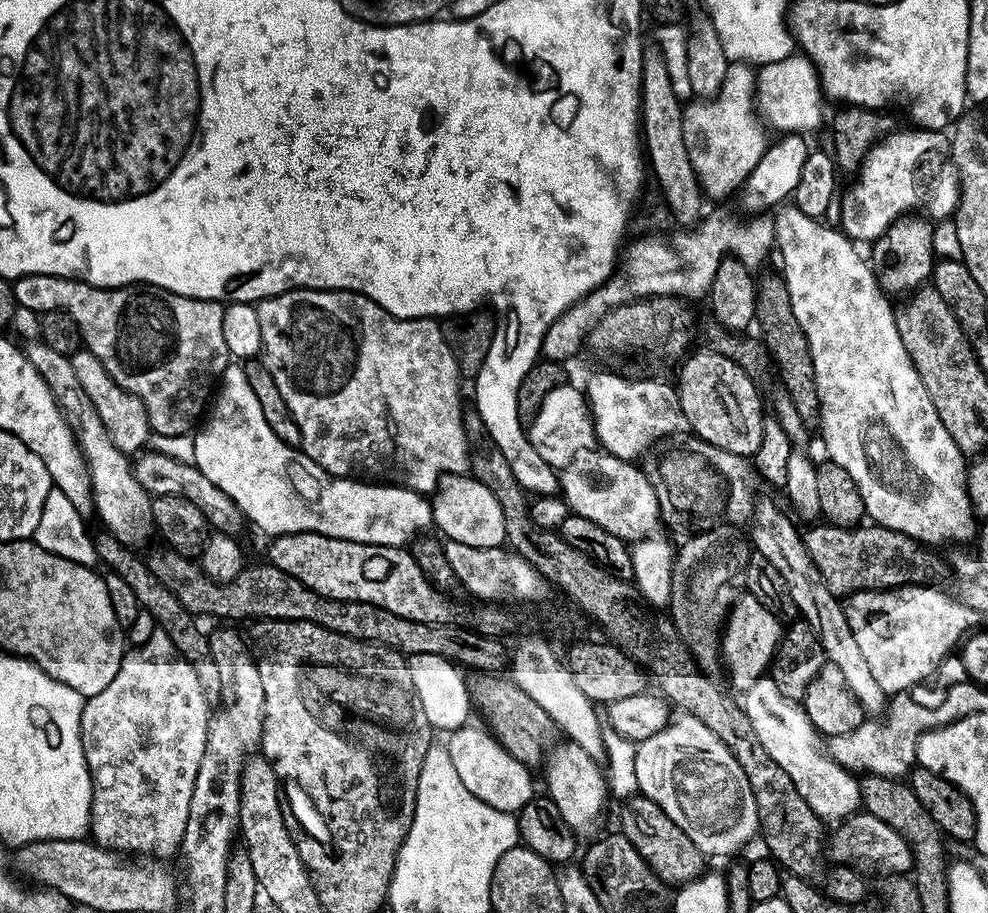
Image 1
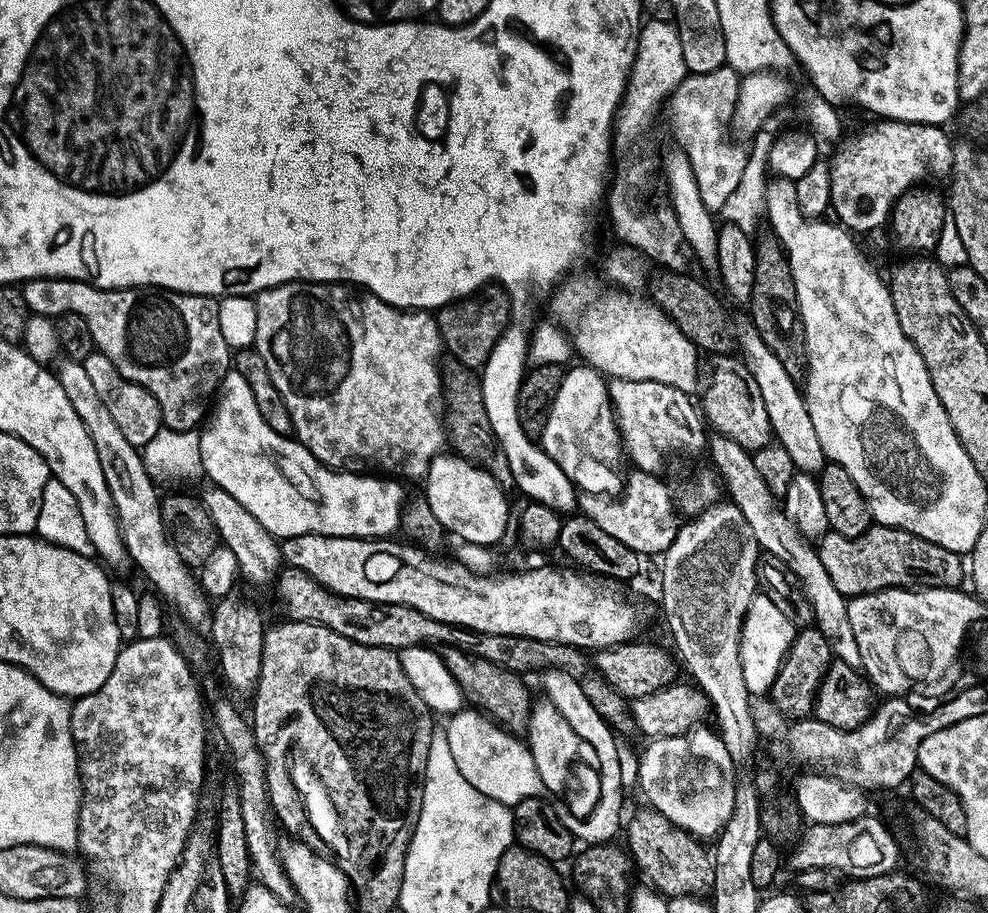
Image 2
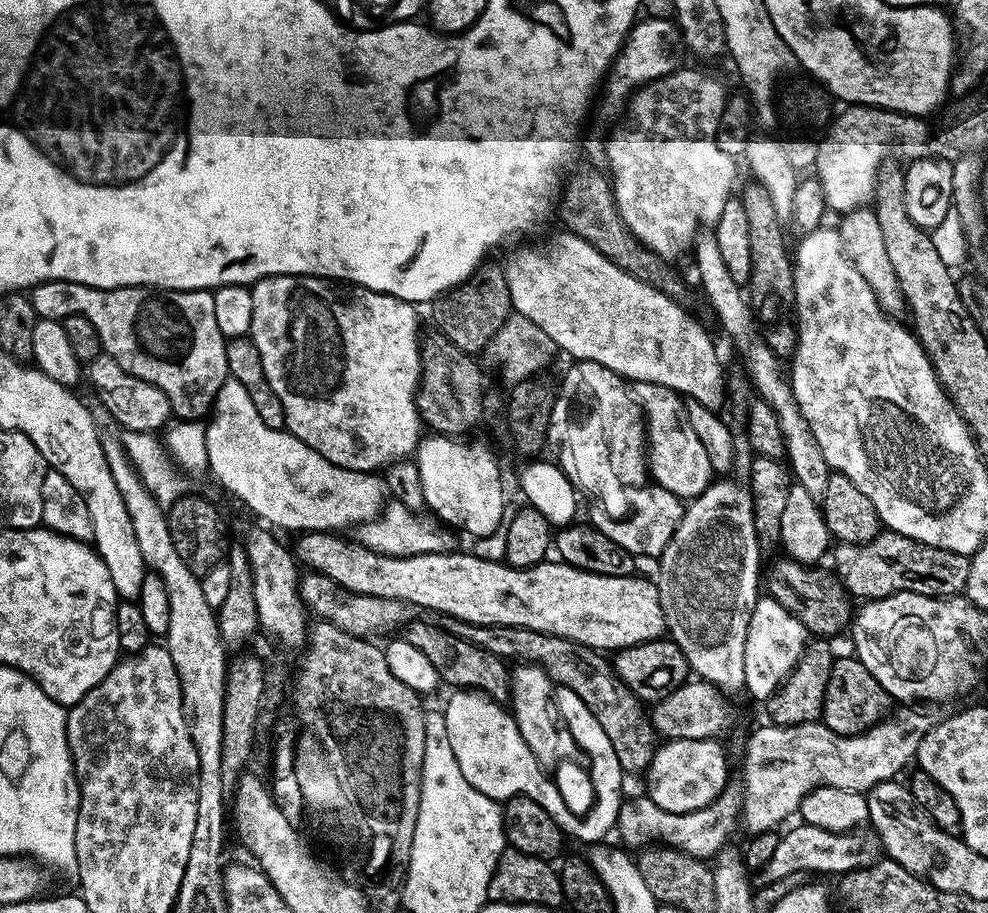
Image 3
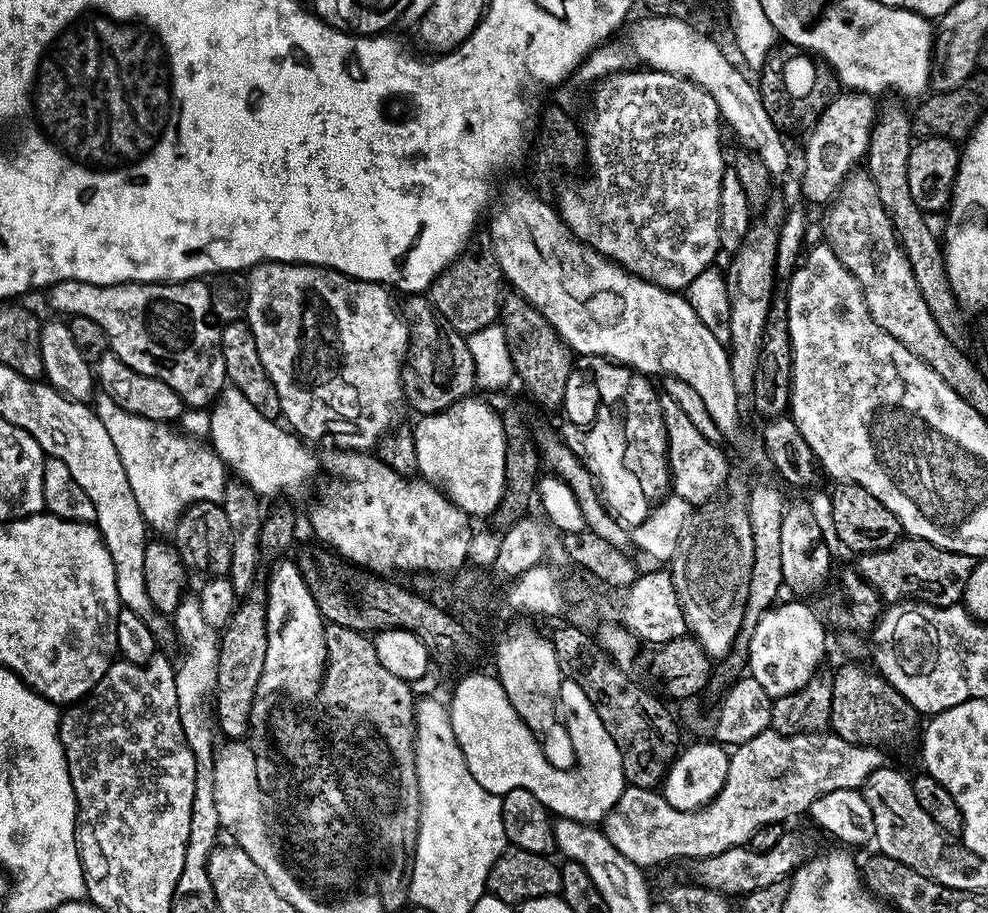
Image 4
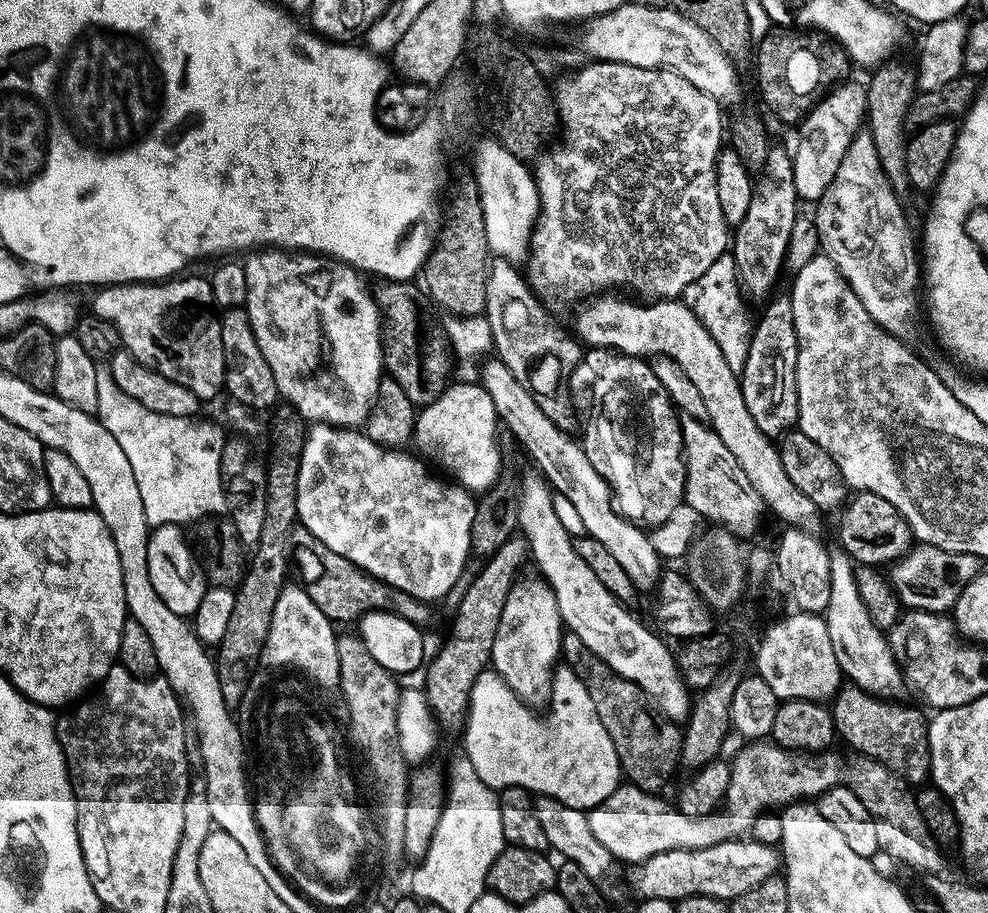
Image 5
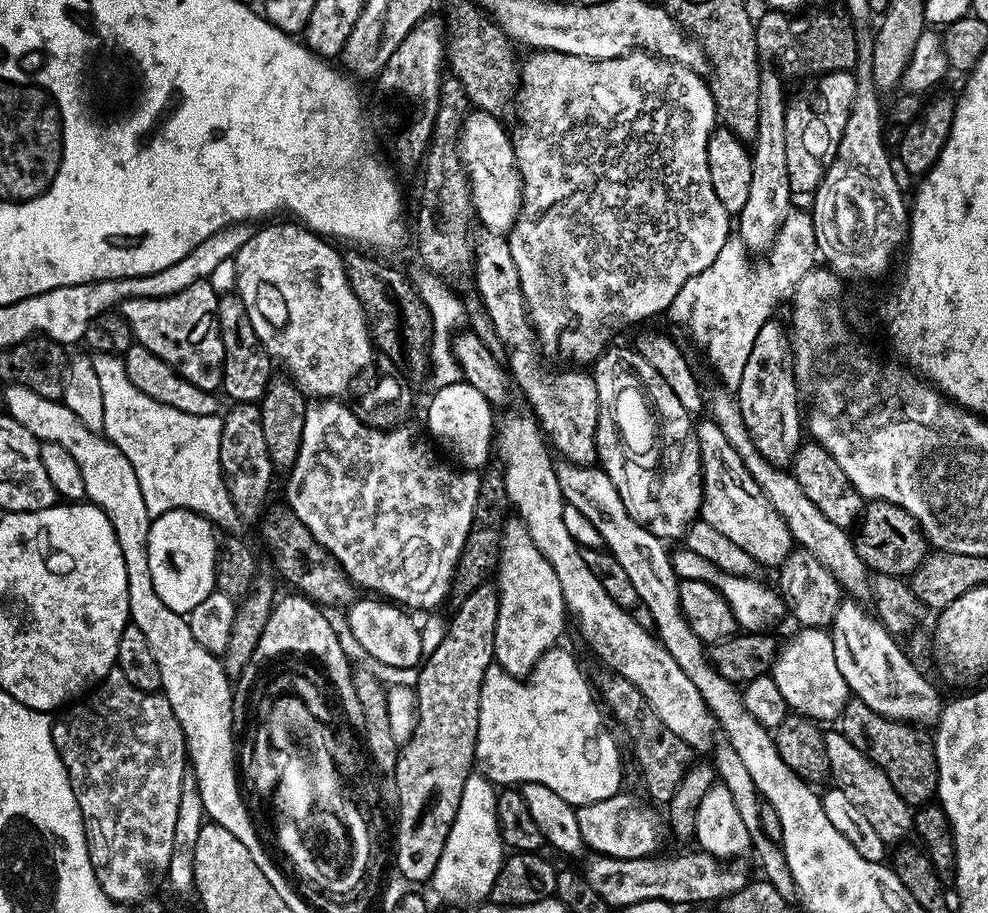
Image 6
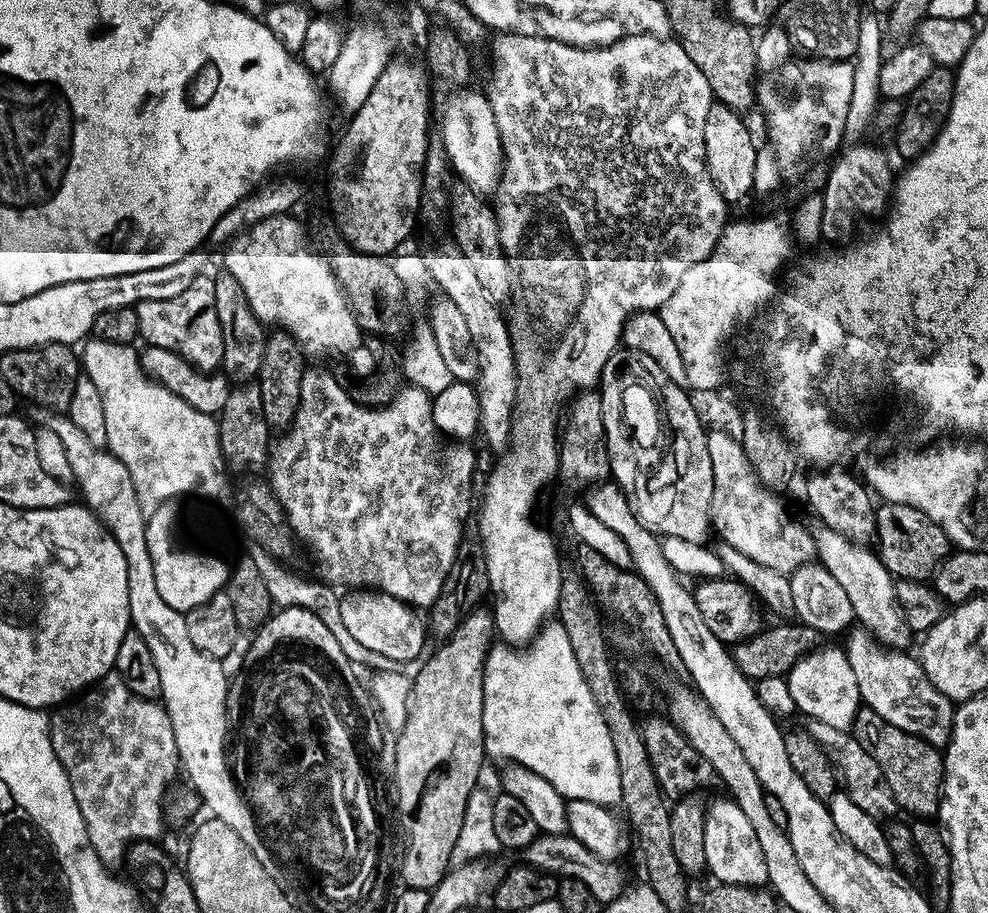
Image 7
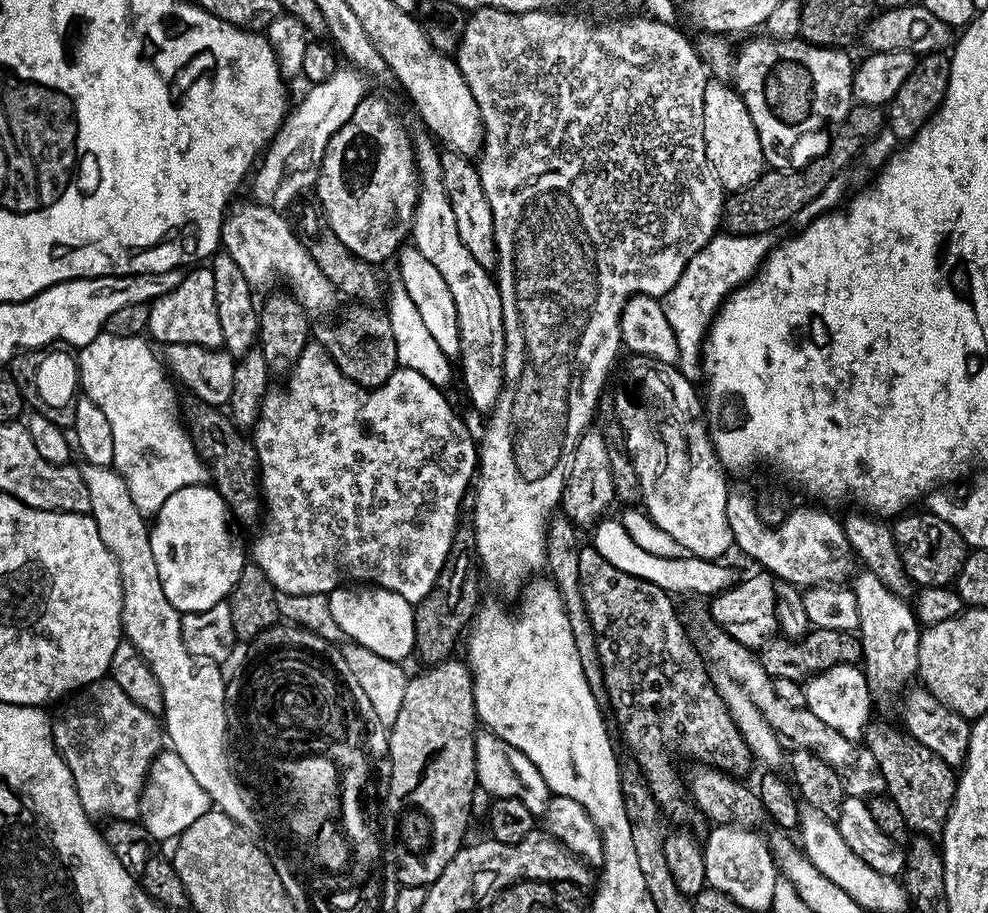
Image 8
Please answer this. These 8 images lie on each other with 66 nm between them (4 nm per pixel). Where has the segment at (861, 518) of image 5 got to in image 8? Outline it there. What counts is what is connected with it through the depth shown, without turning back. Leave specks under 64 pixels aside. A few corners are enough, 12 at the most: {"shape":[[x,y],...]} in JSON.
{"shape":[[927,510],[891,525],[916,586],[951,585],[969,554],[962,534]]}

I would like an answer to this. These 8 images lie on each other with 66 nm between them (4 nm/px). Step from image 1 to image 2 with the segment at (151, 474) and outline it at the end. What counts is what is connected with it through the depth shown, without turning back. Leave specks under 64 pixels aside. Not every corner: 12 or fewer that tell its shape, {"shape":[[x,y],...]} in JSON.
{"shape":[[226,490],[202,493],[241,577],[271,585],[281,541]]}

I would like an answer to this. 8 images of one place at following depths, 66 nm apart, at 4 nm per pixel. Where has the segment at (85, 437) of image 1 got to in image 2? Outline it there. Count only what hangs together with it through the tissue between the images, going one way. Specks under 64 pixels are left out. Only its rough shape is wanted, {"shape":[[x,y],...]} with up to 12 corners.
{"shape":[[83,363],[66,398],[88,427],[129,561],[192,628],[209,597],[162,526],[149,465],[110,418]]}

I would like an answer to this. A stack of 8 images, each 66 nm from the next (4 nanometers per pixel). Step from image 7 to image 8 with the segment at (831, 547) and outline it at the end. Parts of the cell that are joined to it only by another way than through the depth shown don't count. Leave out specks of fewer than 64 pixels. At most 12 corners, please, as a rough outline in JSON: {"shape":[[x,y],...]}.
{"shape":[[864,570],[860,651],[872,686],[917,673],[922,625],[913,605]]}

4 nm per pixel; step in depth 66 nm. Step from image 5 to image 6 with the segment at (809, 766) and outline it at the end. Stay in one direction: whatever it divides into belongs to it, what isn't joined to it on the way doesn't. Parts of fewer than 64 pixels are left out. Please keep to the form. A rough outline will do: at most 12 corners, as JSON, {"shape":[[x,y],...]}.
{"shape":[[626,792],[579,805],[597,855],[653,855],[663,817]]}

